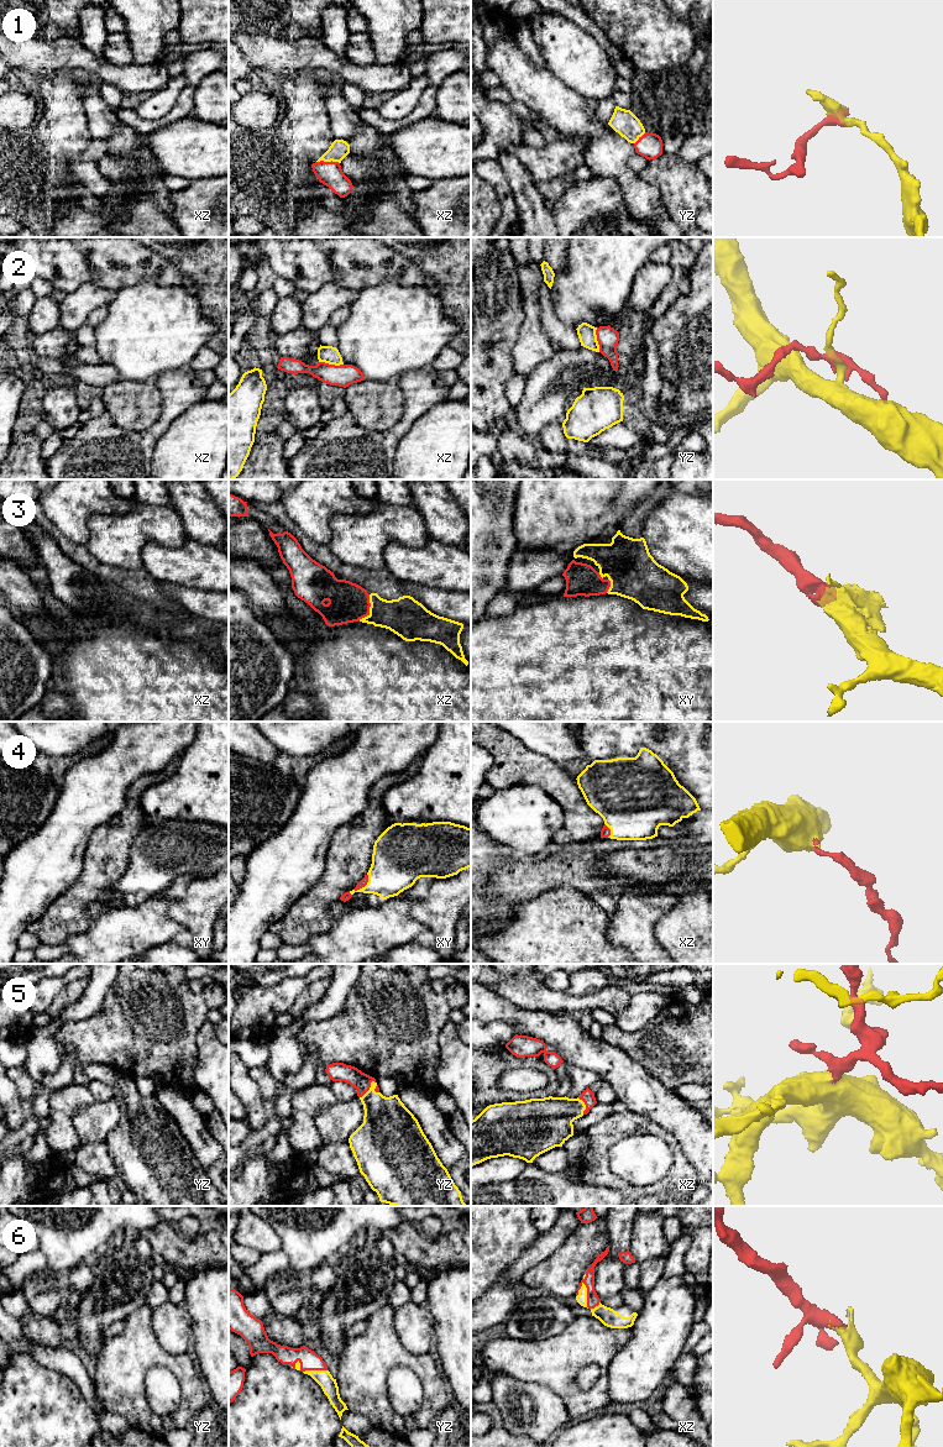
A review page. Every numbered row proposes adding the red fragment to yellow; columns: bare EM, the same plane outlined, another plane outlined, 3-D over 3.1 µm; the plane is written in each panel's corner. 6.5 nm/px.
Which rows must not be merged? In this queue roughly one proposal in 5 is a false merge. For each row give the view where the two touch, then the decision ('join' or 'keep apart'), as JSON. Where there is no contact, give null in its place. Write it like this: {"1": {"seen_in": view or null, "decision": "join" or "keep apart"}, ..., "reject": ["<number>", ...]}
{"1": {"seen_in": "xz", "decision": "keep apart"}, "2": {"seen_in": "xz", "decision": "keep apart"}, "3": {"seen_in": "xz", "decision": "join"}, "4": {"seen_in": "xy", "decision": "join"}, "5": {"seen_in": "yz", "decision": "join"}, "6": {"seen_in": "xz", "decision": "join"}, "reject": ["1", "2"]}

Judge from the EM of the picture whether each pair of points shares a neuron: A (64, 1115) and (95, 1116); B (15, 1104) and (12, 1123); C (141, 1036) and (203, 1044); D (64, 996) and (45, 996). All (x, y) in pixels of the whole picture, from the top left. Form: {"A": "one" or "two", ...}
{"A": "two", "B": "one", "C": "two", "D": "two"}

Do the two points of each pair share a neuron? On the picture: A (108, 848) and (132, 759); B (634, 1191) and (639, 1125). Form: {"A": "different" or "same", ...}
{"A": "different", "B": "same"}

